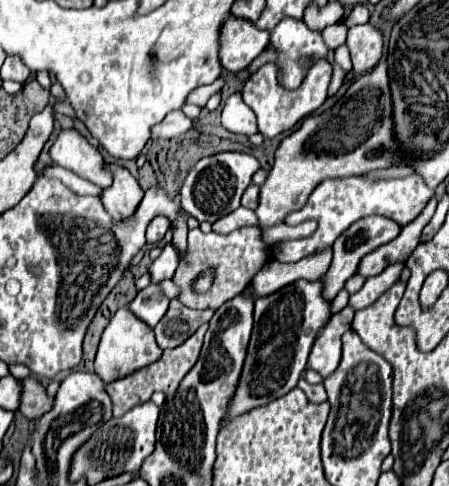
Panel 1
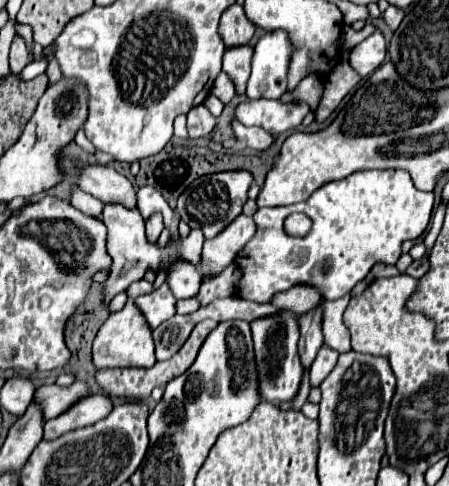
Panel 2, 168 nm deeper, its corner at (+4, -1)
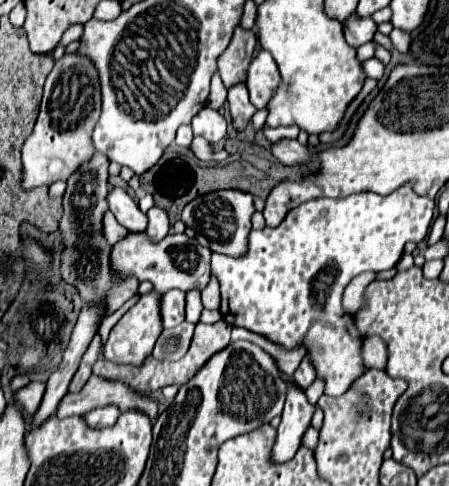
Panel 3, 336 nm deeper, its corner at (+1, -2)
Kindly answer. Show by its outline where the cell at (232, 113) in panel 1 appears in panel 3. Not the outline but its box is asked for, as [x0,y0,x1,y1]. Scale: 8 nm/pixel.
[271,141,311,165]

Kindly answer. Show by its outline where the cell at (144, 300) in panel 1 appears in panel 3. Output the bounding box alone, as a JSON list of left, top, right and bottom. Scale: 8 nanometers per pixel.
[161,289,185,327]

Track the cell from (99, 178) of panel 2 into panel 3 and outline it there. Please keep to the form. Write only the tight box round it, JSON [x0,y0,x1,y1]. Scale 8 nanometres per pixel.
[107,189,147,233]

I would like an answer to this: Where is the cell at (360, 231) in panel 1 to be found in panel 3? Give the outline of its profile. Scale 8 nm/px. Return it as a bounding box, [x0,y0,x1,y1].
[293,357,315,391]

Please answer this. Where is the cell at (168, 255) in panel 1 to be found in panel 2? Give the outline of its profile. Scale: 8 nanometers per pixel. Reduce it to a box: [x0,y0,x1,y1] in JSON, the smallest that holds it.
[128,278,154,298]

